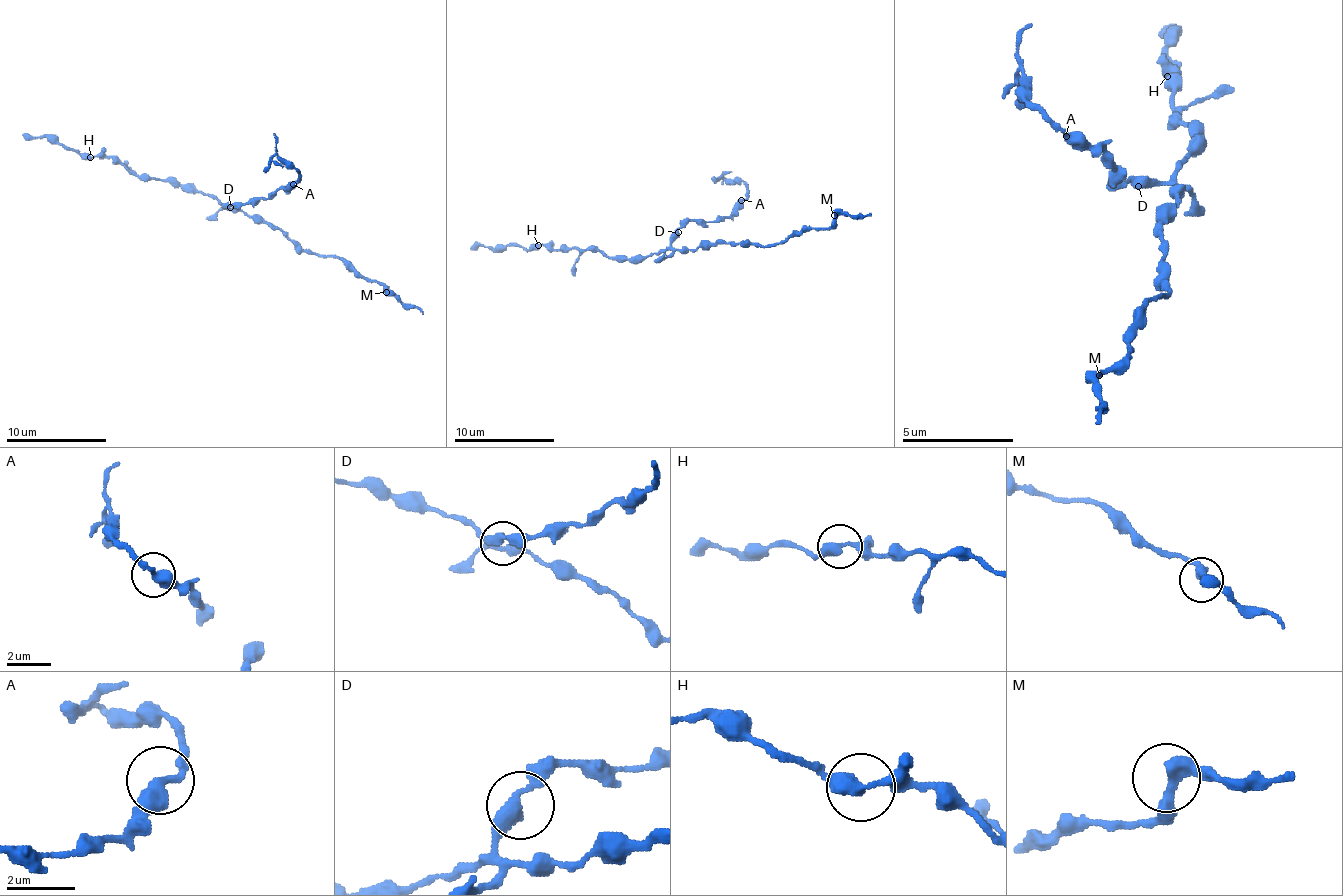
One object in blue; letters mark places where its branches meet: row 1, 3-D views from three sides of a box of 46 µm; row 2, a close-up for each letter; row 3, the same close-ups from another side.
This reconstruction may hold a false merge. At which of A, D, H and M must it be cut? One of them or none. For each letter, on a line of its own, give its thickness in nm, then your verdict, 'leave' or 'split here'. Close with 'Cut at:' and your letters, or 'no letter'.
A: 380 nm thick; leave
D: 360 nm thick; leave
H: 360 nm thick; leave
M: 400 nm thick; leave
Cut at: no letter

